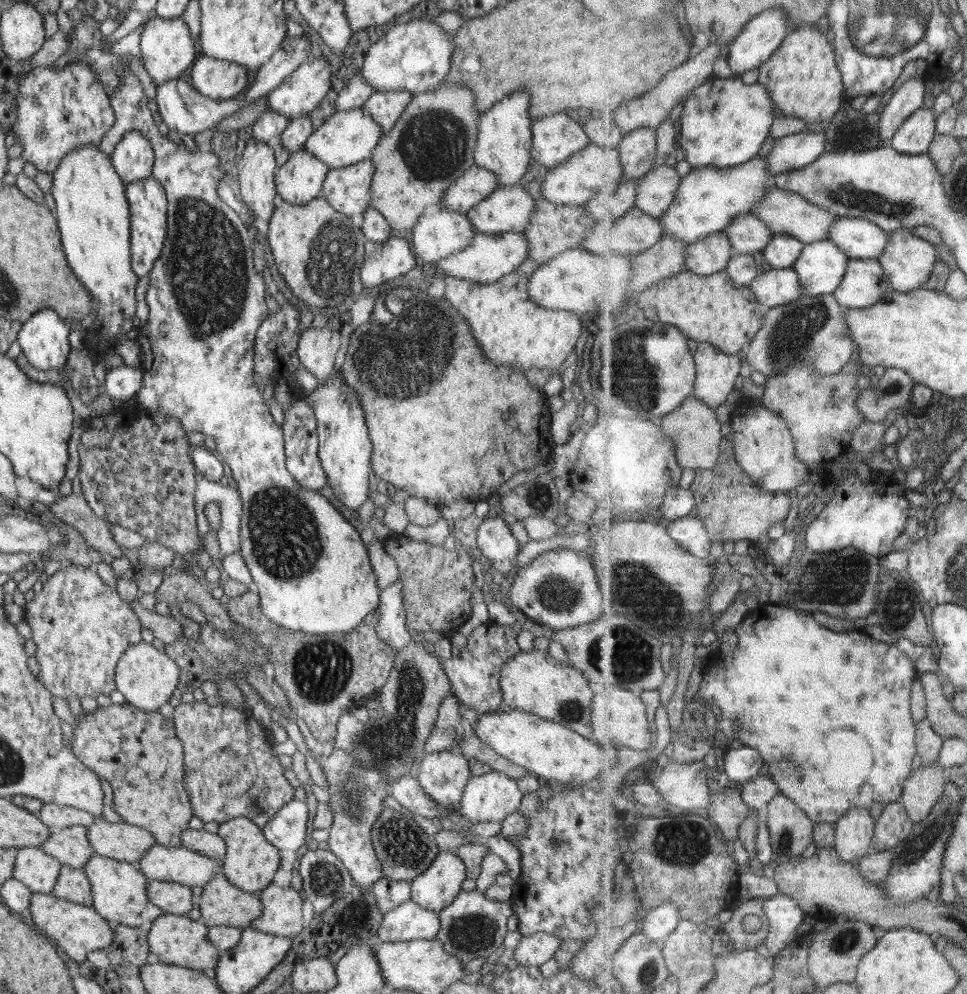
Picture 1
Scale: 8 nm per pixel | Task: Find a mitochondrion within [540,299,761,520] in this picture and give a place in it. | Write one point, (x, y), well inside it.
(633, 380)

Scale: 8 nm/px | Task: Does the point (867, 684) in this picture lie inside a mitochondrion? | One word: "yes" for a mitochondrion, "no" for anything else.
no

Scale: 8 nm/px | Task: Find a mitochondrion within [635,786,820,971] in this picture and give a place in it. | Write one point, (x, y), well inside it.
(675, 846)

